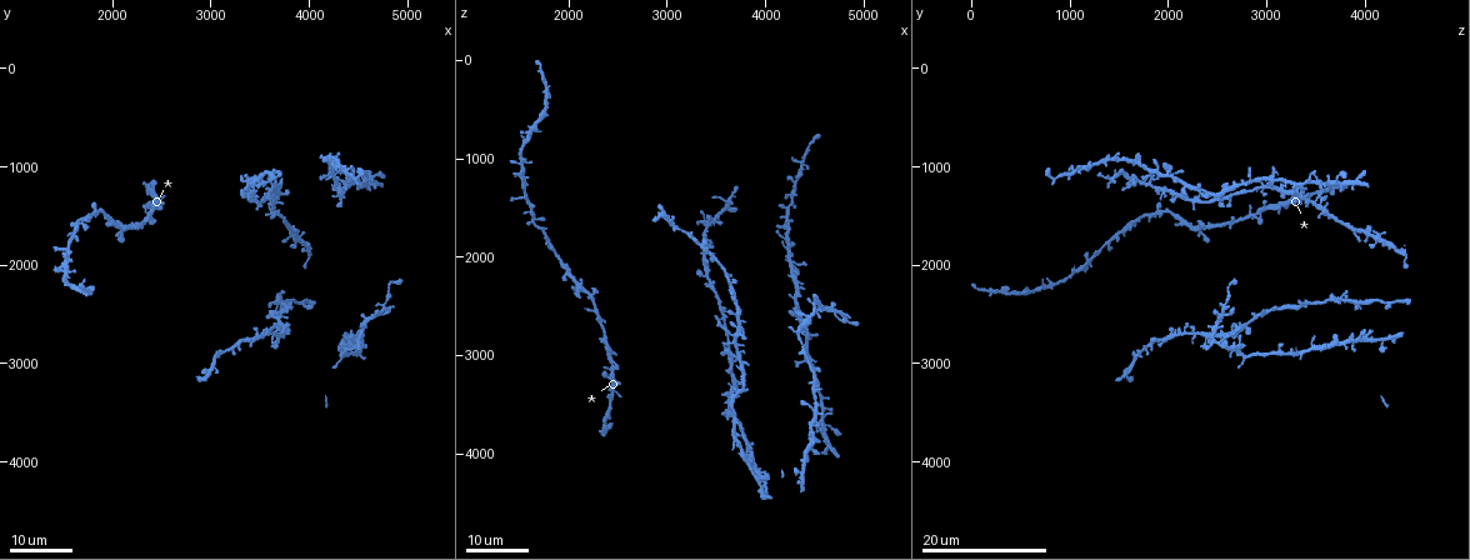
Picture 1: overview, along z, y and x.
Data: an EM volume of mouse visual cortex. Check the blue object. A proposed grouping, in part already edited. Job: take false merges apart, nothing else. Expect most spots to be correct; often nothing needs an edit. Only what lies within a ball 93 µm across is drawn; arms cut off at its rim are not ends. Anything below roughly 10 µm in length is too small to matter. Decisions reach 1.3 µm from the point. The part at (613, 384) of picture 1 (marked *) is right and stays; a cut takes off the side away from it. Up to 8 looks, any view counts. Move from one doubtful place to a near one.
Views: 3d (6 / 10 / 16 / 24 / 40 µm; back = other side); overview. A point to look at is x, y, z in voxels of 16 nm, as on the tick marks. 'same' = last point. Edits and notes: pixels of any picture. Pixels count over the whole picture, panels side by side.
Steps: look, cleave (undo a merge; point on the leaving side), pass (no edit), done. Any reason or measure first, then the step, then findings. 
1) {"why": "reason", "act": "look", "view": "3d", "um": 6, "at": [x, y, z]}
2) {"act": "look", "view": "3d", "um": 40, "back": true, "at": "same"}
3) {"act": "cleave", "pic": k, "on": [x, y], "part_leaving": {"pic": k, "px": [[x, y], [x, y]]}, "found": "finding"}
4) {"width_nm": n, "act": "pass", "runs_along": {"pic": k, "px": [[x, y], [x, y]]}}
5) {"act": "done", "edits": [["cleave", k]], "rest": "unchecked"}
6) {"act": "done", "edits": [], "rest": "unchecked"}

{"act": "look", "view": "3d", "um": 16, "at": [4520, 2740, 2440]}

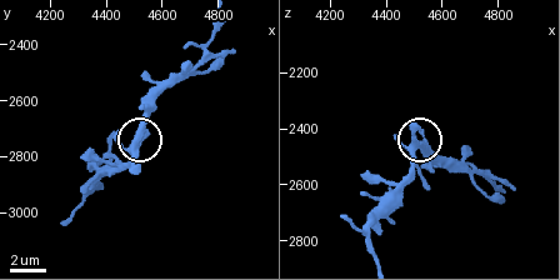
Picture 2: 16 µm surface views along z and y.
{"act": "look", "view": "3d", "um": 6, "at": "same"}

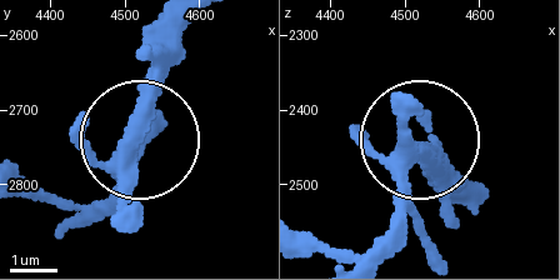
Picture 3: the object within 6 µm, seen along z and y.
{"arms": 3, "act": "pass", "found": "all the same neuron"}

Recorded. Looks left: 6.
{"why": "thick turns thin", "act": "look", "view": "3d", "um": 16, "at": [3720, 2540, 2860]}

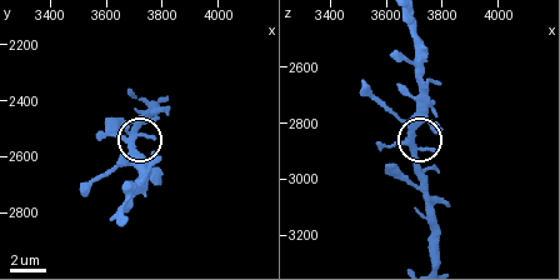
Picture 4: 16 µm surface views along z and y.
{"act": "look", "view": "3d", "um": 6, "at": [3680, 2570, 2850]}

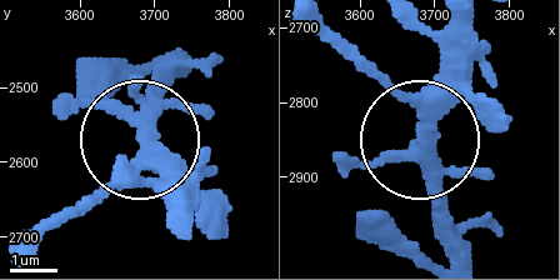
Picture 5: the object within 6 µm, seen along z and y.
{"act": "pass", "found": "one neuron here"}

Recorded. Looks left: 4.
{"why": "side arm on a straight run", "act": "look", "view": "3d", "um": 16, "at": [4720, 2480, 2540]}

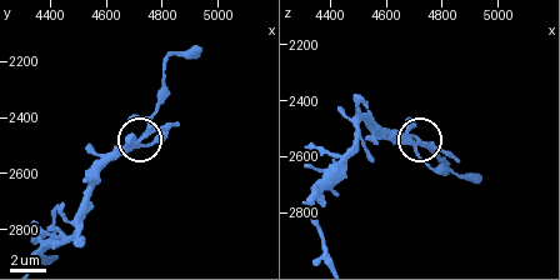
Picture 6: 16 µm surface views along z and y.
{"act": "look", "view": "3d", "um": 6, "at": [4720, 2480, 2560]}

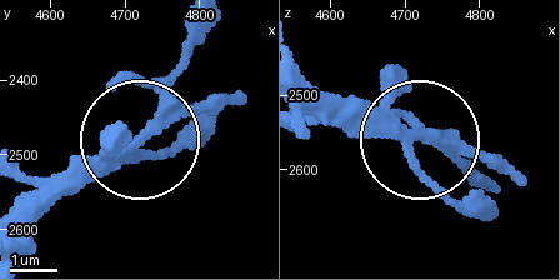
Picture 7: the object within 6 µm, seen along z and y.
{"act": "pass", "runs_along": {"pic": 7, "px": [[20, 243], [139, 135], [188, 44]]}, "found": "all the same neuron"}

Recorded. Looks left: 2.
{"act": "look", "view": "3d", "um": 24, "at": [4320, 2940, 2760]}

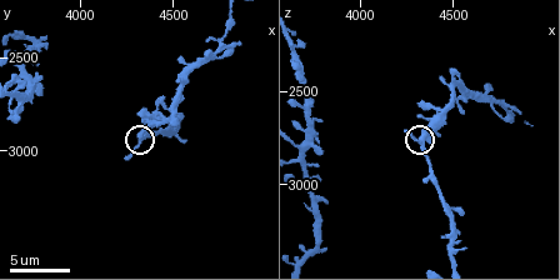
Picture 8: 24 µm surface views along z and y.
{"act": "look", "view": "3d", "um": 10, "at": "same"}

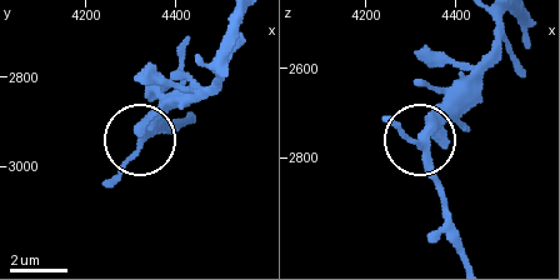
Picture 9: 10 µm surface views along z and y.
{"act": "pass", "runs_along": {"pic": 9, "px": [[465, 254], [424, 146], [426, 133], [460, 99]]}, "found": "all the same neuron"}

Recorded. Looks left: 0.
{"act": "done", "edits": [], "rest": "unchecked"}

